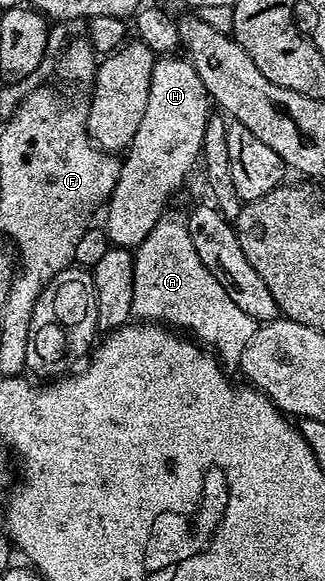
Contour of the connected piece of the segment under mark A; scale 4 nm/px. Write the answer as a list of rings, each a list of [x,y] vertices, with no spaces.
[[[162,219],[135,250],[133,316],[194,333],[192,335],[199,342],[217,353],[227,368],[237,368],[242,351],[250,345],[259,324],[246,311],[239,310],[238,303],[231,299],[218,279],[203,266],[187,226],[183,222],[168,220]]]

